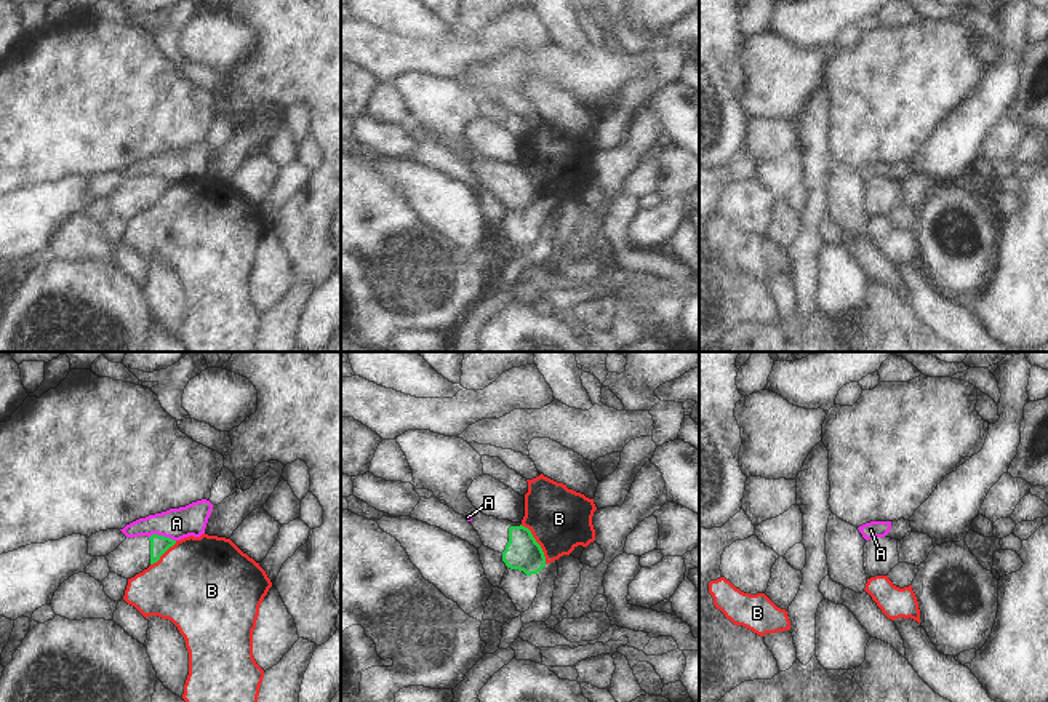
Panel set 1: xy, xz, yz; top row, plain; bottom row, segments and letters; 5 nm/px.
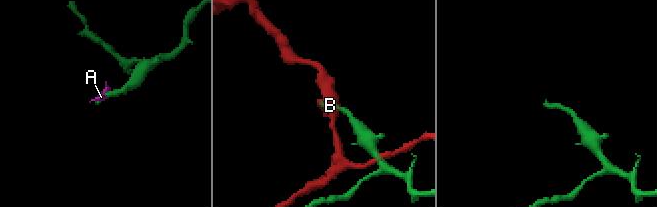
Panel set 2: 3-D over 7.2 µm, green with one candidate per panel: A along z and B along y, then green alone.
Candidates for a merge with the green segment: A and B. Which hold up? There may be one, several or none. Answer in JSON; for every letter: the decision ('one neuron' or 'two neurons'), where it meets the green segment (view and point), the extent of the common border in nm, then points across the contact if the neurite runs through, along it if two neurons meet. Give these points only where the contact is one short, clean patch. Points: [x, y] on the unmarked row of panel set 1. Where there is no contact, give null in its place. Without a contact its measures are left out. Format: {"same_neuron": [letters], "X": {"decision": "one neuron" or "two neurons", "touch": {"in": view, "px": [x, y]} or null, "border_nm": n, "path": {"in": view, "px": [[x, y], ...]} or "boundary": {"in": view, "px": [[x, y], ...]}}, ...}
{"same_neuron": [], "A": {"decision": "two neurons", "touch": {"in": "xy", "px": [162, 178]}, "border_nm": 140}, "B": {"decision": "two neurons", "touch": {"in": "xz", "px": [536, 184]}, "border_nm": 240, "boundary": {"in": "xz", "px": [[520, 167], [530, 173], [546, 205]]}}}

